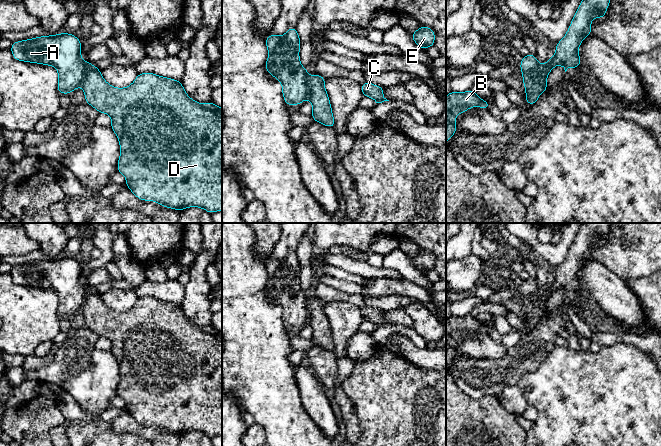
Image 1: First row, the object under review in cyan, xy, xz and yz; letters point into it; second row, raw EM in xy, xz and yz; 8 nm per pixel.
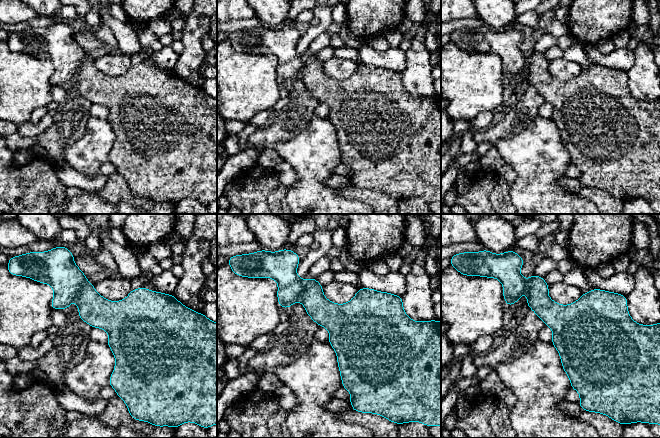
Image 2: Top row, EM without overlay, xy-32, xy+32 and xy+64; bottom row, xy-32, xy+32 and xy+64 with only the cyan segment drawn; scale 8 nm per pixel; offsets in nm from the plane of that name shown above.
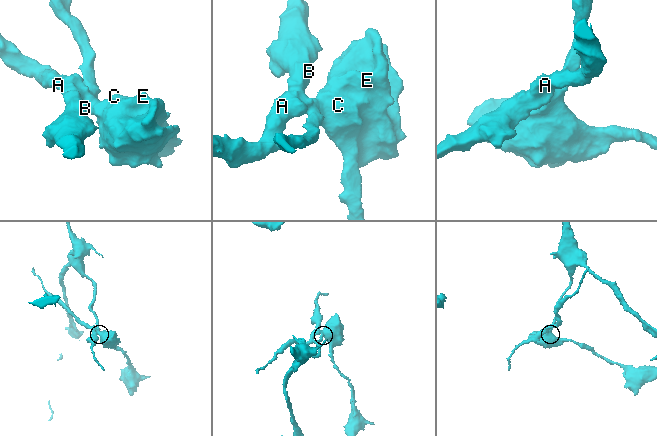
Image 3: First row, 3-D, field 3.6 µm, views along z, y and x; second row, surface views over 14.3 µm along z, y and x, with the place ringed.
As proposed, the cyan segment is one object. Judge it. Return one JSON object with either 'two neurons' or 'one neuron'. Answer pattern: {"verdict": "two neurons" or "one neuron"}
{"verdict": "two neurons"}

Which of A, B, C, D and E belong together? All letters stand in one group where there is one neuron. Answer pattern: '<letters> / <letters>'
A B / C D E

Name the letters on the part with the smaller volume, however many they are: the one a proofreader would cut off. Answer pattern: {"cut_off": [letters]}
{"cut_off": ["A", "B"]}

